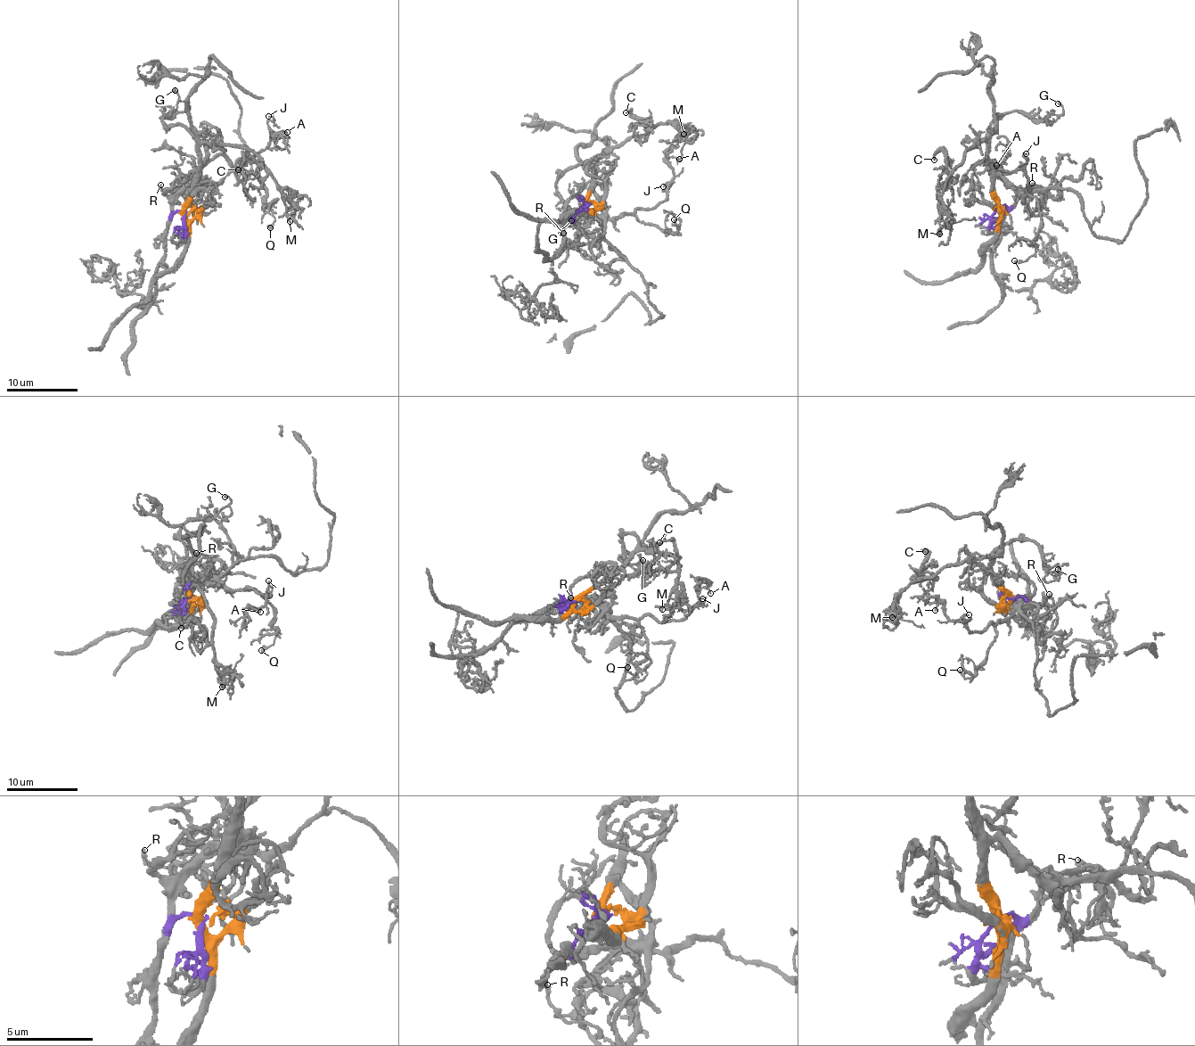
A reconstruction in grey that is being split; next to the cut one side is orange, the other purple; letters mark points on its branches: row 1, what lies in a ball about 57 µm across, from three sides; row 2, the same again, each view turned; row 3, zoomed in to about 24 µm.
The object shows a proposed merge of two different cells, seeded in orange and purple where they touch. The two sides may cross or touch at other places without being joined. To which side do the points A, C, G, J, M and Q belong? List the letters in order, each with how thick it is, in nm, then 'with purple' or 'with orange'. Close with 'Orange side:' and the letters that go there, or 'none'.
A: 140 nm | with purple
C: 150 nm | with orange
G: 200 nm | with orange
J: 140 nm | with purple
M: 130 nm | with orange
Q: 110 nm | with purple
Orange side: C, G, M

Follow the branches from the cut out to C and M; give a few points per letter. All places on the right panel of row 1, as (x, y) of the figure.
C: (999, 209), (988, 168), (988, 142), (974, 146), (947, 181), (942, 152), (934, 160)
M: (999, 209), (985, 140), (965, 152), (946, 183), (940, 210), (944, 226), (939, 234)

